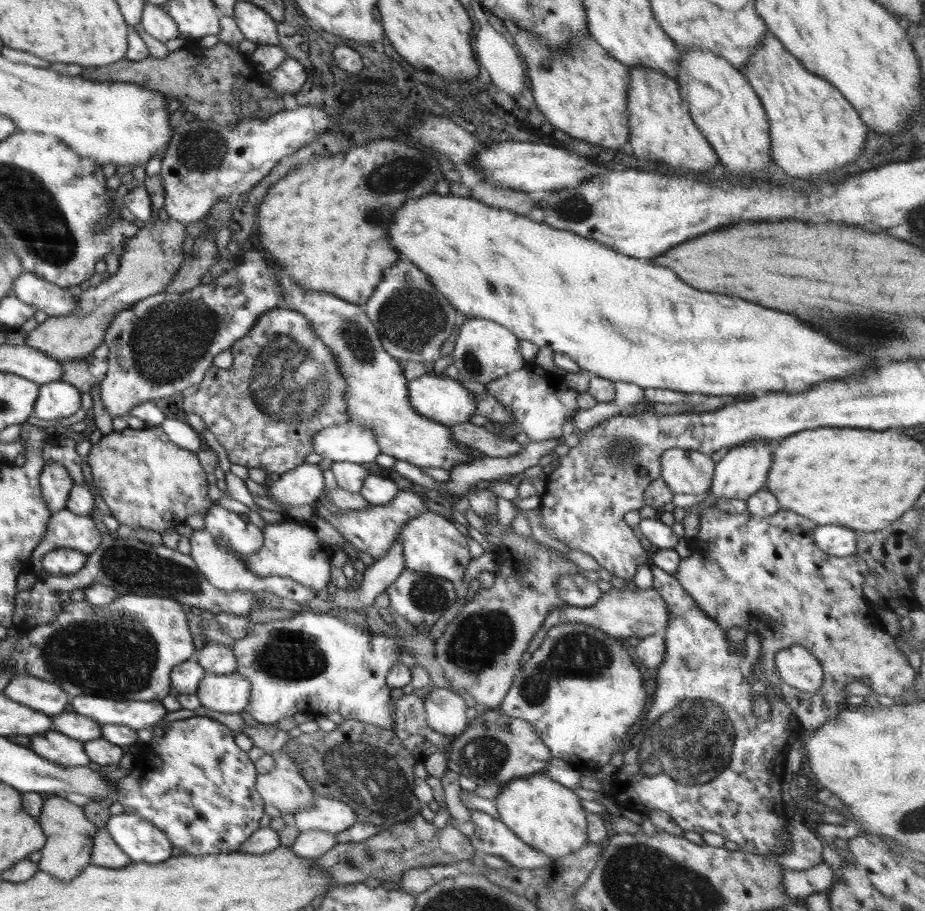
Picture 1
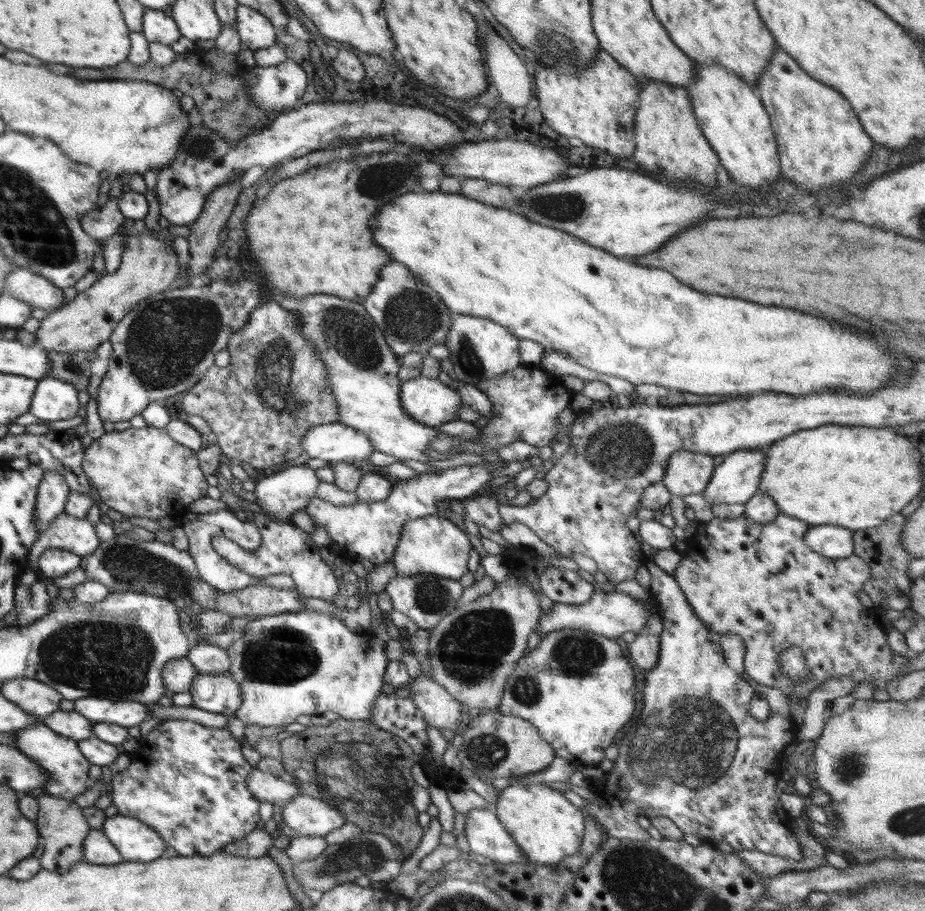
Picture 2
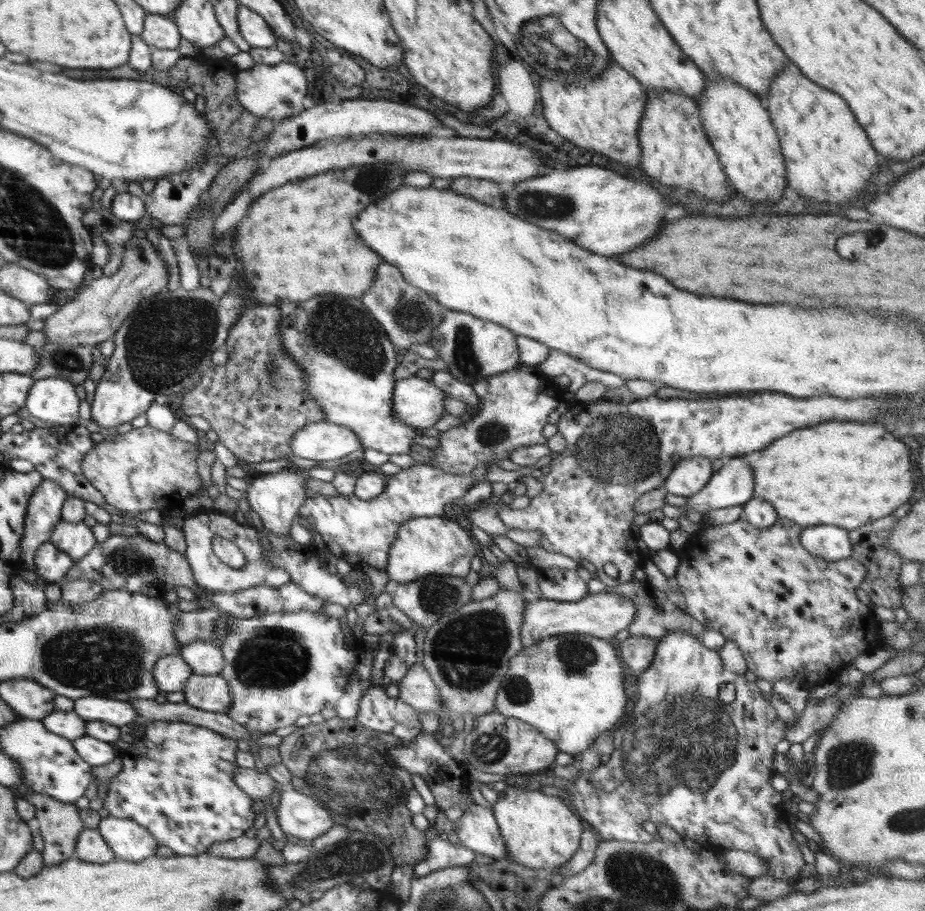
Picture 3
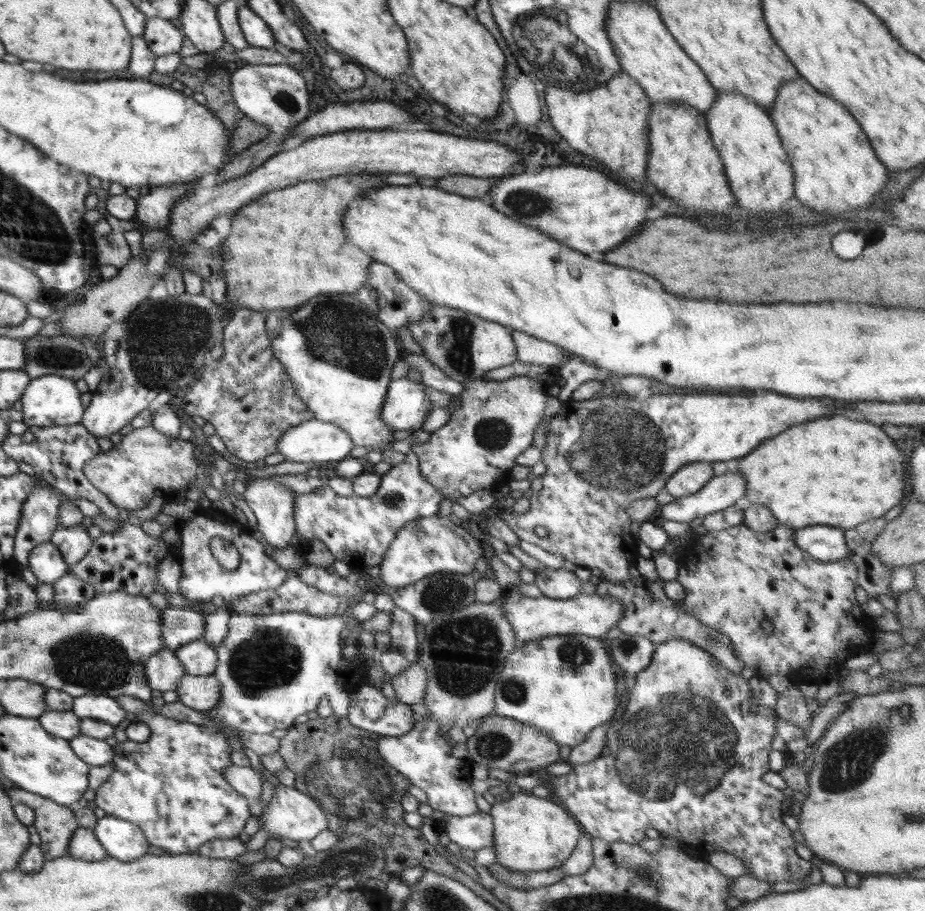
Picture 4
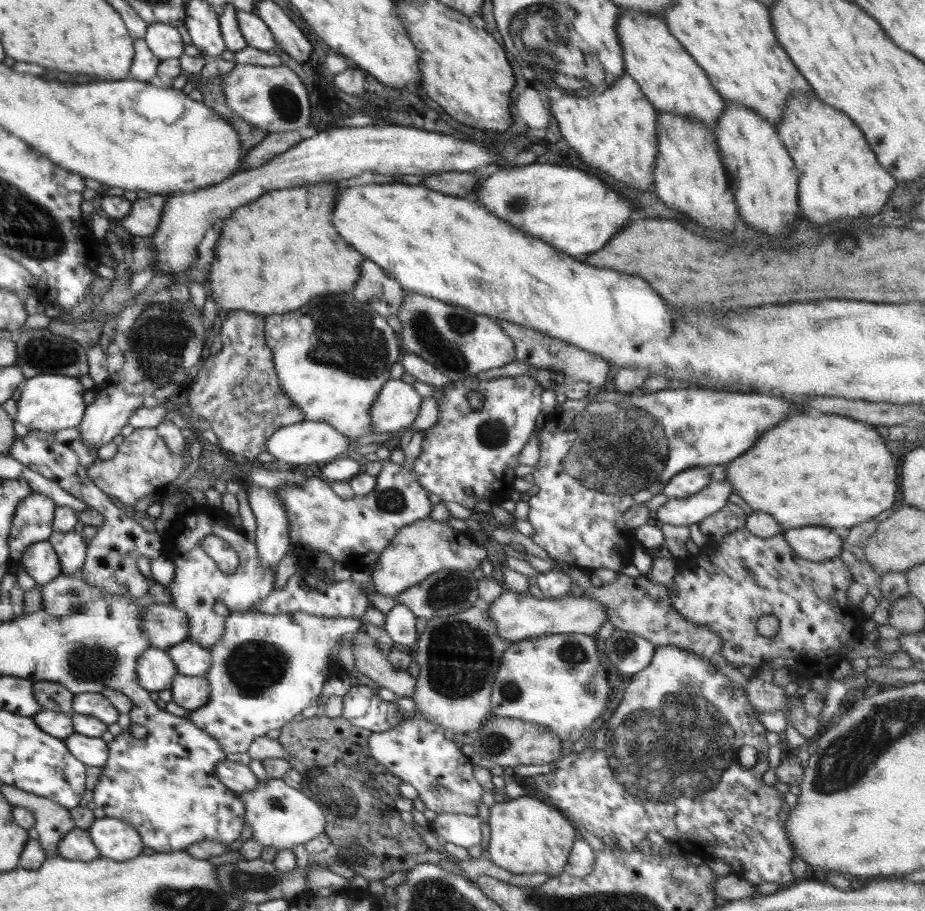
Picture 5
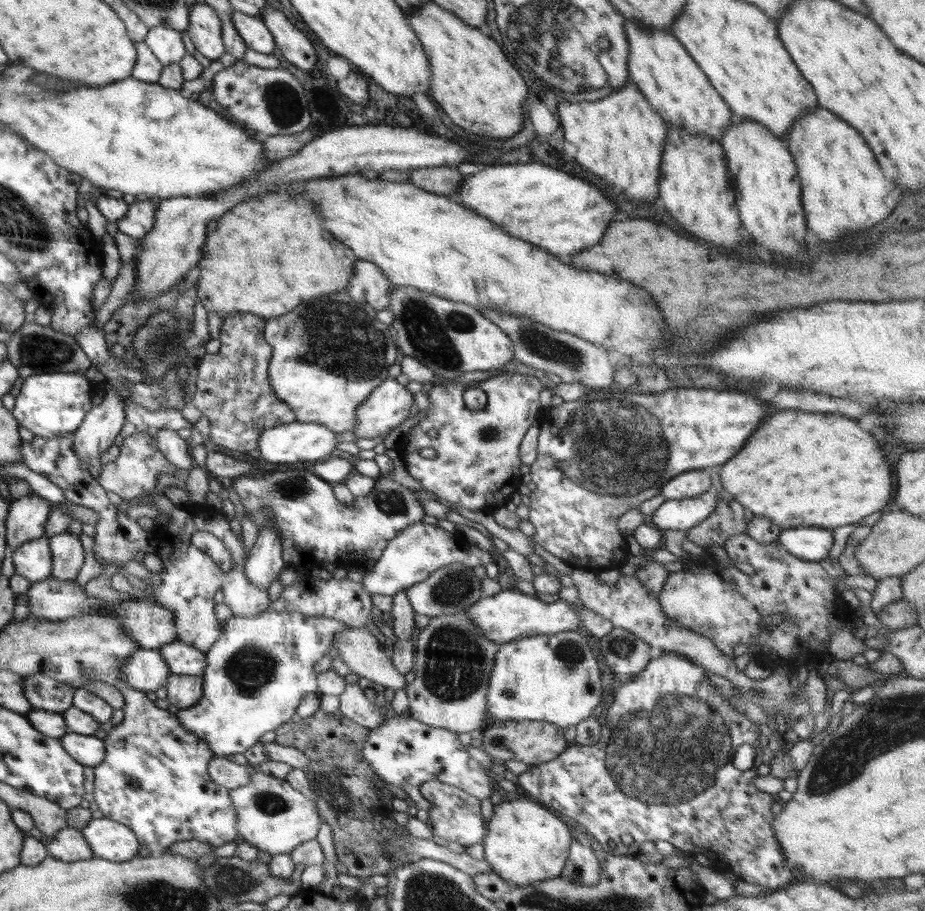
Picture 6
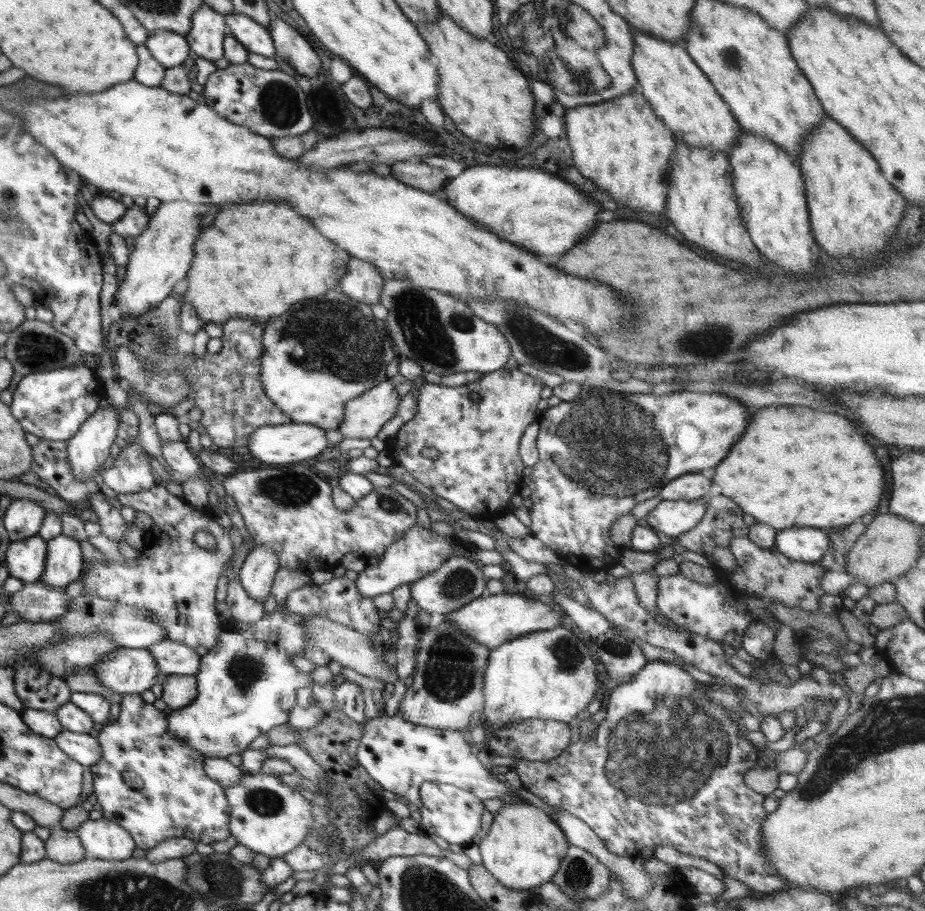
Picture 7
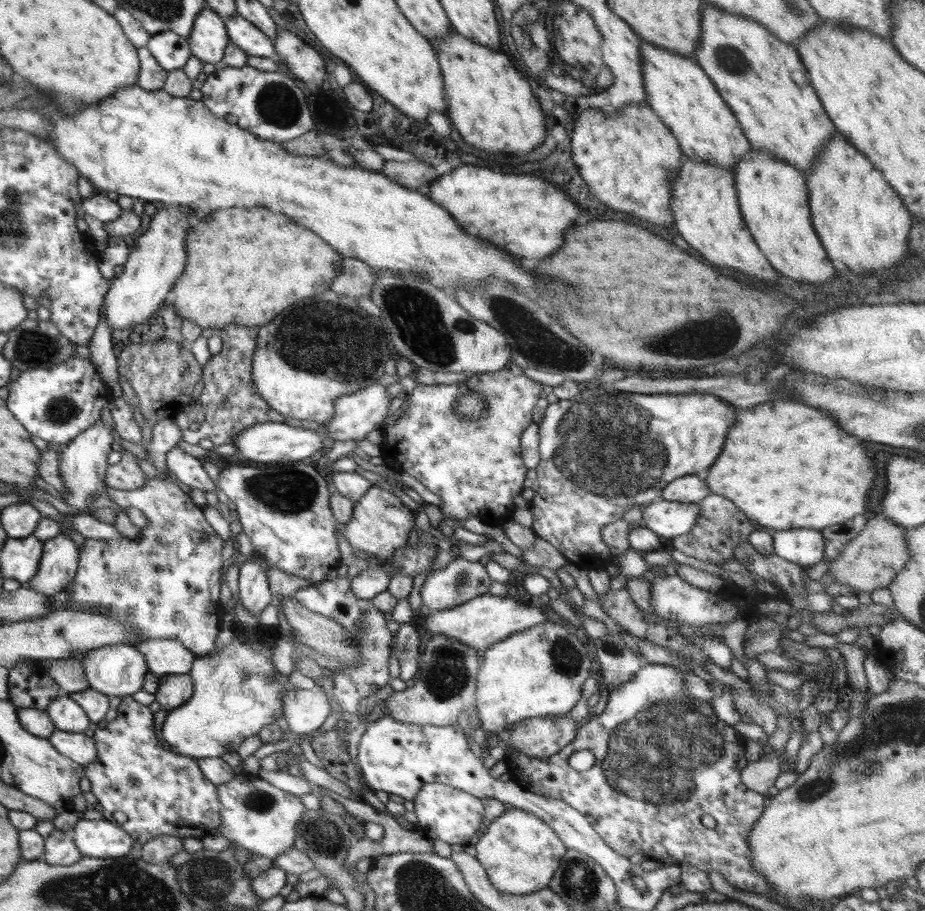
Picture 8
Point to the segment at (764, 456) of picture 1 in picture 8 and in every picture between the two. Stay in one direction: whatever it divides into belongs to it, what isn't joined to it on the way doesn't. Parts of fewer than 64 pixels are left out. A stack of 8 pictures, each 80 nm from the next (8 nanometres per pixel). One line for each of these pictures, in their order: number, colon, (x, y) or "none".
2: (736, 480)
3: (733, 484)
4: (722, 491)
5: (693, 509)
6: (675, 514)
7: (673, 518)
8: (668, 519)

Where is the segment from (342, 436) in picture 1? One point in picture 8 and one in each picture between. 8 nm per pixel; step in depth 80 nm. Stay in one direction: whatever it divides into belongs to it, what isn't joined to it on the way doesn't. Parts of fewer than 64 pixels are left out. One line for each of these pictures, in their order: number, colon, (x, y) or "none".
2: (333, 442)
3: (320, 441)
4: (314, 440)
5: (308, 442)
6: (298, 441)
7: (292, 442)
8: (271, 442)

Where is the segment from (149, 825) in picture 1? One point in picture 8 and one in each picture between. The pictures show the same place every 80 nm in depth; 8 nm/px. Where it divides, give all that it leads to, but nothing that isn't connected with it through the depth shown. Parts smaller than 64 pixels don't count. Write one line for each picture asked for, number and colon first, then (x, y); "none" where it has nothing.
2: (135, 839)
3: (130, 841)
4: (123, 840)
5: (116, 839)
6: (109, 839)
7: (103, 838)
8: (98, 838)

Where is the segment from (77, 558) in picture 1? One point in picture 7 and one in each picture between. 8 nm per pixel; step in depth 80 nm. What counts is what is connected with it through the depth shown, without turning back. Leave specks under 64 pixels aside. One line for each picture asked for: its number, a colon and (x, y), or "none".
2: (53, 563)
3: (52, 564)
4: (47, 563)
5: (40, 560)
6: (33, 560)
7: (26, 559)

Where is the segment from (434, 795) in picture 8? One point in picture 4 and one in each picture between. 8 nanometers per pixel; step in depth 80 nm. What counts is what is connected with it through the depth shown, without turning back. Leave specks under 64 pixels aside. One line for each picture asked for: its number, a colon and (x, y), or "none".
4: (474, 831)
5: (465, 830)
6: (455, 816)
7: (454, 814)

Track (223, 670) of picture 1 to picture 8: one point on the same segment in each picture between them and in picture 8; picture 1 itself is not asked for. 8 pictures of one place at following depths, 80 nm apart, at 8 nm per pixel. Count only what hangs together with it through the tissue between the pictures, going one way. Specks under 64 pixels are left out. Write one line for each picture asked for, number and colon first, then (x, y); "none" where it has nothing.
2: (208, 658)
3: (204, 657)
4: (198, 658)
5: (191, 659)
6: (182, 659)
7: (173, 658)
8: (164, 657)

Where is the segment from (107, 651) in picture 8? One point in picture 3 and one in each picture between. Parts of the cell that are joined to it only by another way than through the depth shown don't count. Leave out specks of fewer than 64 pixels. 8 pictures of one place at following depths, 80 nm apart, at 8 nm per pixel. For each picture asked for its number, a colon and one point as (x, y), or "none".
3: (170, 673)
4: (163, 670)
5: (156, 669)
6: (145, 670)
7: (129, 670)

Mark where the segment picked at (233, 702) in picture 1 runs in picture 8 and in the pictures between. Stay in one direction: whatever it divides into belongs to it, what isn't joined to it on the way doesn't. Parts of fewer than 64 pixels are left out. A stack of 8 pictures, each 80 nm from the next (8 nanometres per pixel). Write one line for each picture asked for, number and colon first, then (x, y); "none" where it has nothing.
2: (218, 693)
3: (207, 692)
4: (202, 693)
5: (191, 692)
6: (183, 691)
7: (179, 690)
8: (173, 690)

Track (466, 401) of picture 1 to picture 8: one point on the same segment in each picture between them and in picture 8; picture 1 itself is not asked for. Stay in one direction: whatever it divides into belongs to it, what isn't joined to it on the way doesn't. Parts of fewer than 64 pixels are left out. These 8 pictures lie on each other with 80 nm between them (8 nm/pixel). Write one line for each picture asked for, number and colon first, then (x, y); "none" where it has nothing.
2: (430, 402)
3: (416, 401)
4: (406, 406)
5: (397, 404)
6: (388, 405)
7: (365, 415)
8: (356, 414)

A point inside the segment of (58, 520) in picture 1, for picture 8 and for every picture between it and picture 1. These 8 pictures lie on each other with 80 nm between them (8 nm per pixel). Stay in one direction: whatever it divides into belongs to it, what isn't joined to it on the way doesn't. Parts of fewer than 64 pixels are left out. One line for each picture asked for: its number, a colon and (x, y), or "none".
2: (66, 532)
3: (75, 539)
4: (73, 542)
5: (71, 551)
6: (68, 555)
7: (64, 561)
8: (58, 567)

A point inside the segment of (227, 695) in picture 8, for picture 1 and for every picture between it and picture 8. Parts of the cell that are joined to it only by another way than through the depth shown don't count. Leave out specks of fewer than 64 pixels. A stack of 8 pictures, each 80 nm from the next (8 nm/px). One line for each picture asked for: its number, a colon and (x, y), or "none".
1: (315, 662)
2: (305, 662)
3: (279, 666)
4: (272, 668)
5: (267, 668)
6: (257, 671)
7: (246, 684)

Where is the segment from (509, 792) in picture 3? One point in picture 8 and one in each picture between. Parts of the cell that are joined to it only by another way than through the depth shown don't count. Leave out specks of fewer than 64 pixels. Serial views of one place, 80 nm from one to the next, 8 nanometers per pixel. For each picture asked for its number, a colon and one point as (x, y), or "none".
4: (530, 833)
5: (527, 836)
6: (525, 844)
7: (524, 847)
8: (519, 852)

